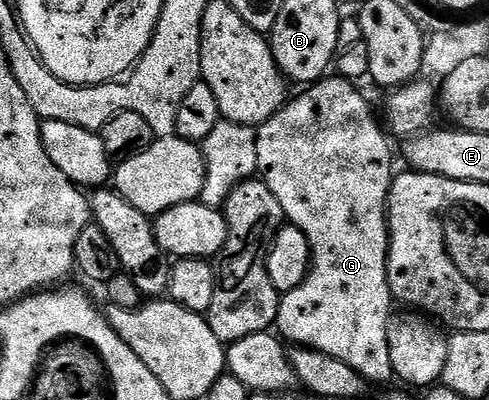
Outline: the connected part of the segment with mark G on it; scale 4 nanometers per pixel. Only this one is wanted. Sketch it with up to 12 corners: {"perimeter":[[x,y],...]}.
{"perimeter":[[310,84],[256,129],[307,238],[276,327],[394,379],[393,148],[358,85]]}

